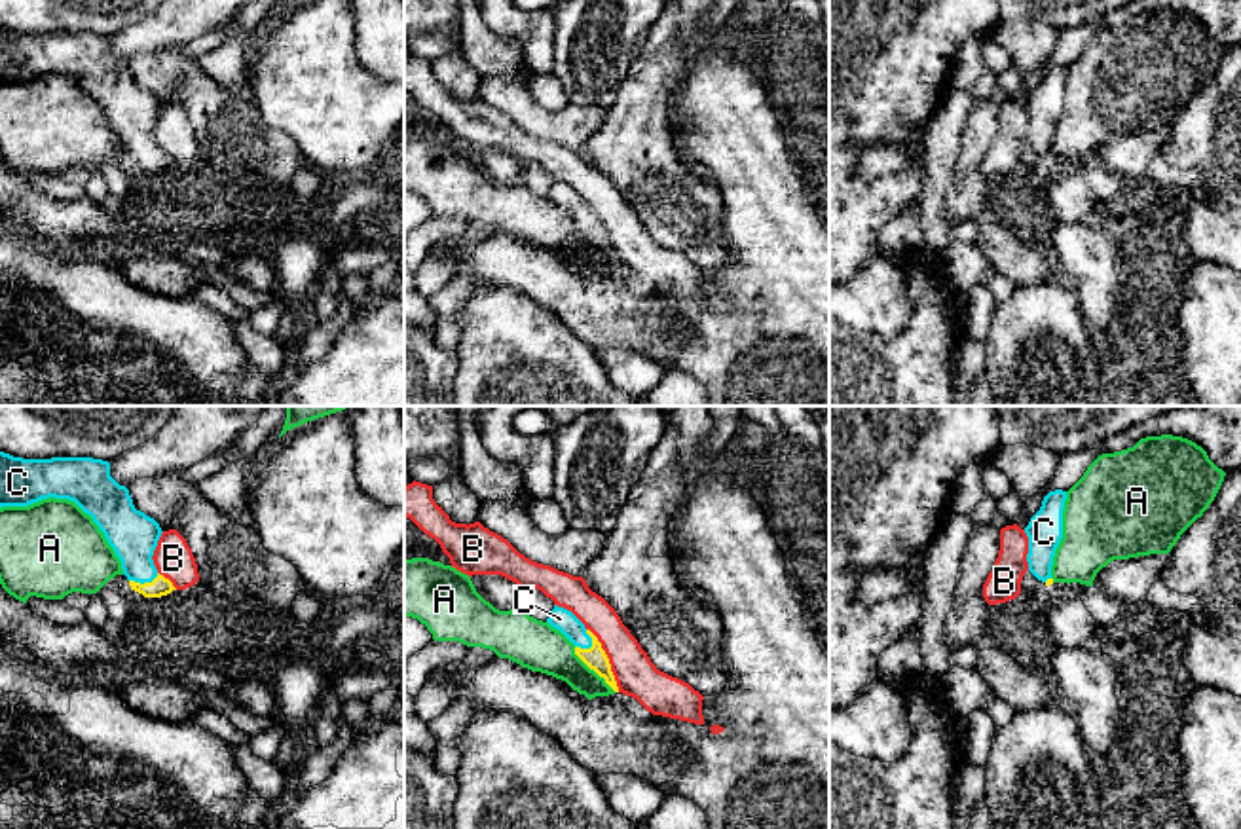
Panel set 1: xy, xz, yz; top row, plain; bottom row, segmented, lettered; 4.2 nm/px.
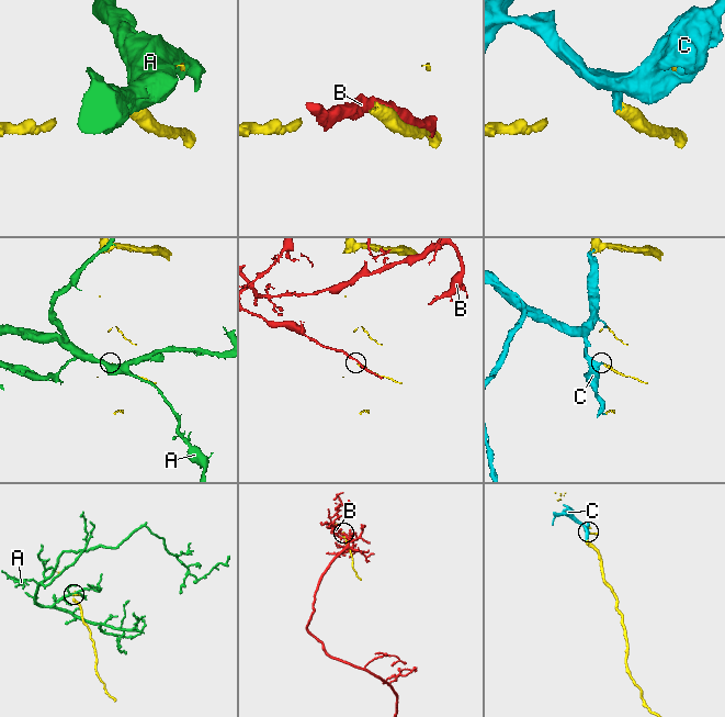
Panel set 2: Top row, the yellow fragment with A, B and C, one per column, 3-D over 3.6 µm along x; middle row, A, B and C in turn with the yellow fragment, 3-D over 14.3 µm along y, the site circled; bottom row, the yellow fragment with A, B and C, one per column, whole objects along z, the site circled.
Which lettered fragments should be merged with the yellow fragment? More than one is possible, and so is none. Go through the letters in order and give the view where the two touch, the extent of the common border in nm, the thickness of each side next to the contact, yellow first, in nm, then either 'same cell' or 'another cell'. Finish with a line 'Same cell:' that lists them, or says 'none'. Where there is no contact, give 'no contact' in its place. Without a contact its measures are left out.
A: meets yellow in xz; contact 260 nm long; 90 nm thick on the yellow side, 200 nm on the other; another cell
B: meets yellow in xz; contact 300 nm long; 90 nm thick on the yellow side, 180 nm on the other; another cell
C: meets yellow in xz; contact 90 nm long; 90 nm thick on the yellow side, 90 nm on the other; same cell
Same cell: C

